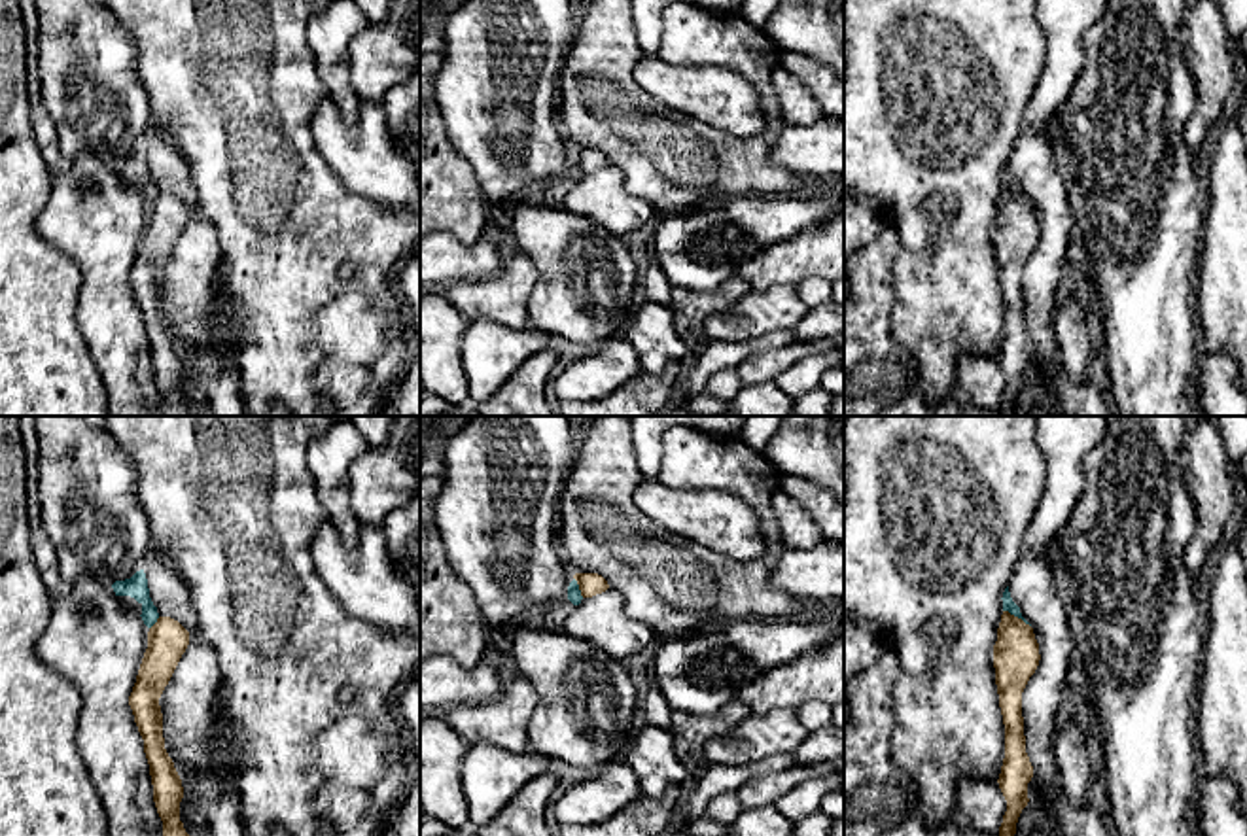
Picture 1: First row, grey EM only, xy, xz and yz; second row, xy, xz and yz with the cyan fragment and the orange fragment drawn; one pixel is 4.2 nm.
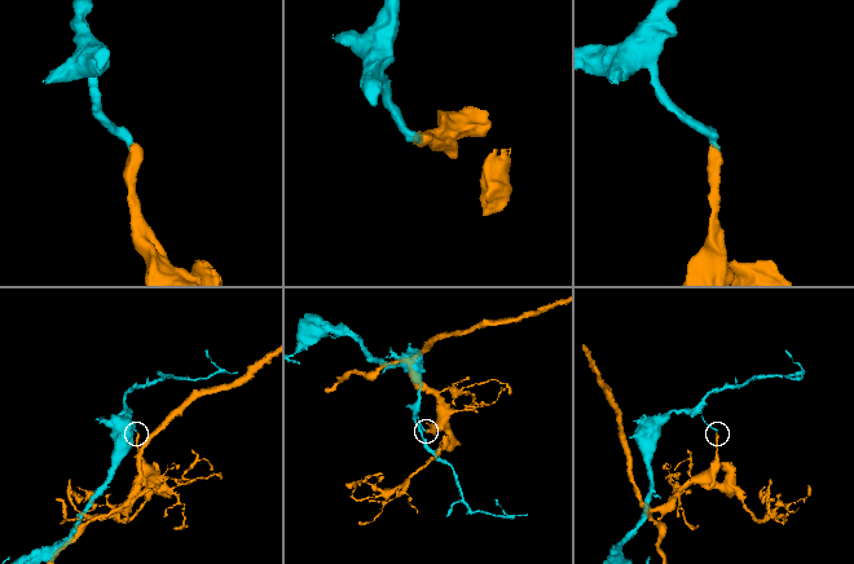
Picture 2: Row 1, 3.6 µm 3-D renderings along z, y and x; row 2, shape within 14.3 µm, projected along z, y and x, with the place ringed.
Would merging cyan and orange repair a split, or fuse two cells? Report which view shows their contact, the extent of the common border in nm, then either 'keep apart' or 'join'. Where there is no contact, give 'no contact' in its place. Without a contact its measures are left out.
contact in yz; length 140 nm; keep apart

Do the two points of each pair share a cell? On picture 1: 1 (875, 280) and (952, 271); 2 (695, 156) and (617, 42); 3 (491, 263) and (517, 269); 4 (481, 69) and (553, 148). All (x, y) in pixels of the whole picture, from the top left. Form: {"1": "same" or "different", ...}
{"1": "different", "2": "same", "3": "different", "4": "same"}

